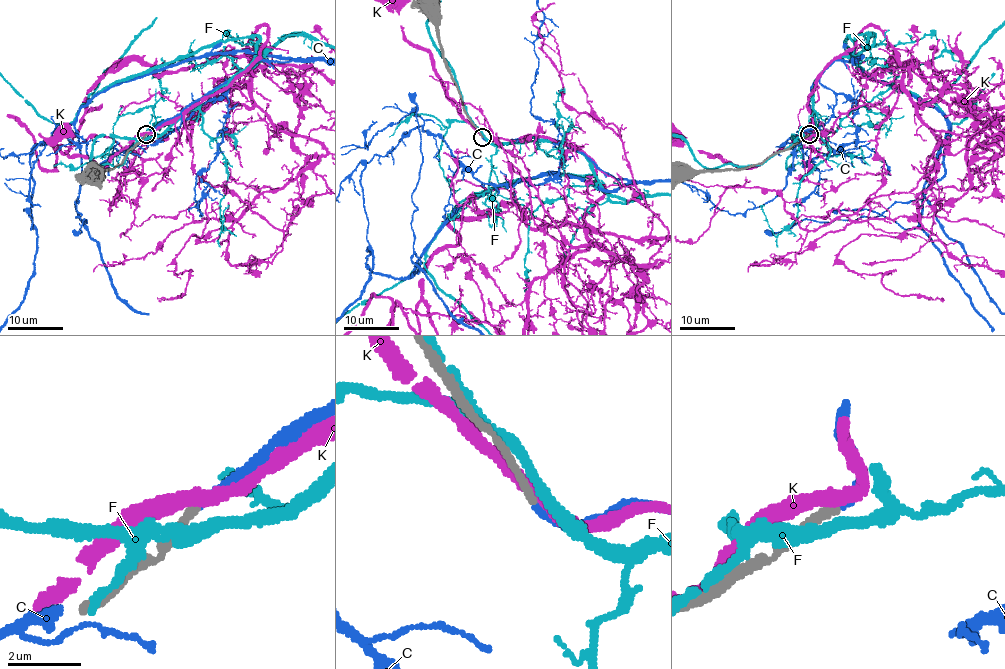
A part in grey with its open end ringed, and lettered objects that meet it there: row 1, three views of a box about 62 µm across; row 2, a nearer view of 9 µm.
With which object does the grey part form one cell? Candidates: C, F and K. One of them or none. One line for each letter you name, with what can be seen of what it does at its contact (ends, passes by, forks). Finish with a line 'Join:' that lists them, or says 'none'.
C: it ends
Join: C

